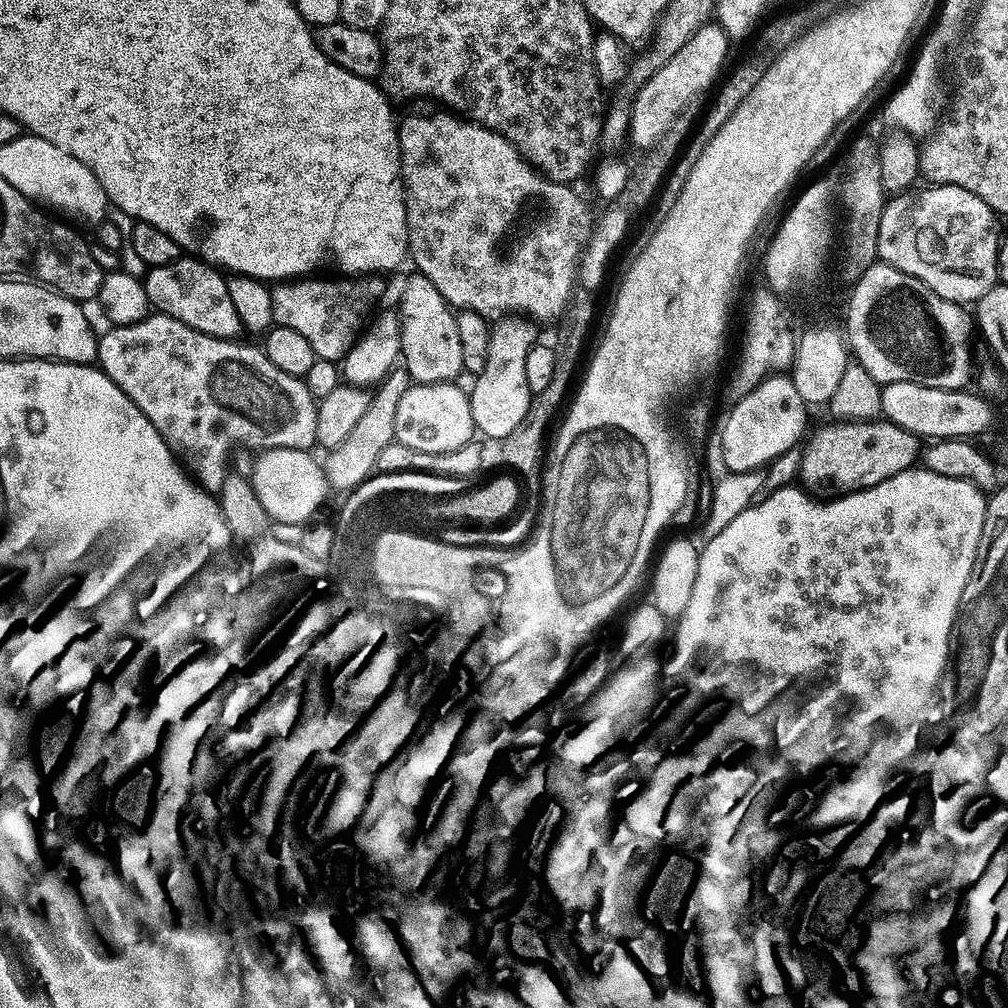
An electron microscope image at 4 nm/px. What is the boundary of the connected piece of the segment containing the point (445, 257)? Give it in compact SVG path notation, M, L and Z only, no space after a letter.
M436 111L440 112L416 112L405 120L403 117L398 124L400 165L404 167L404 186L410 209L410 260L411 263L416 263L415 271L421 276L430 278L430 282L438 286L438 294L442 294L442 298L446 298L446 302L452 305L453 309L473 312L489 322L499 322L513 314L527 318L540 326L552 323L555 325L564 320L565 313L568 312L576 296L574 294L578 292L581 263L594 231L591 206L582 197L576 196L575 187L559 184L549 180L544 173L537 172L505 136L499 136L481 124L473 124L471 120L463 119L451 111Z

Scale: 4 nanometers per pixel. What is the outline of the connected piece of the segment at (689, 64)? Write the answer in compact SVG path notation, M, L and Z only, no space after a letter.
M710 22L701 27L698 34L638 90L640 92L630 110L632 118L629 139L632 146L647 152L659 143L675 120L692 106L690 104L704 95L717 79L717 82L721 79L720 74L730 54L730 46L731 37L723 26Z

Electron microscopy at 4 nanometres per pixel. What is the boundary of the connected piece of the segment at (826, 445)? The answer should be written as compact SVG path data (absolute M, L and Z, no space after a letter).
M884 418L867 422L829 423L813 434L812 441L810 436L802 448L798 480L809 493L816 494L820 484L829 484L837 488L840 494L865 492L896 475L915 469L921 459L921 438Z

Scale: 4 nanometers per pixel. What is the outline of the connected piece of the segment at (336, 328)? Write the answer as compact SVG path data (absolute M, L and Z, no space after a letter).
M383 275L361 276L359 278L339 278L340 280L316 280L320 278L301 278L281 283L271 289L273 298L273 318L279 327L302 334L314 350L318 360L343 362L360 341L369 327L376 307L388 296L388 284Z

